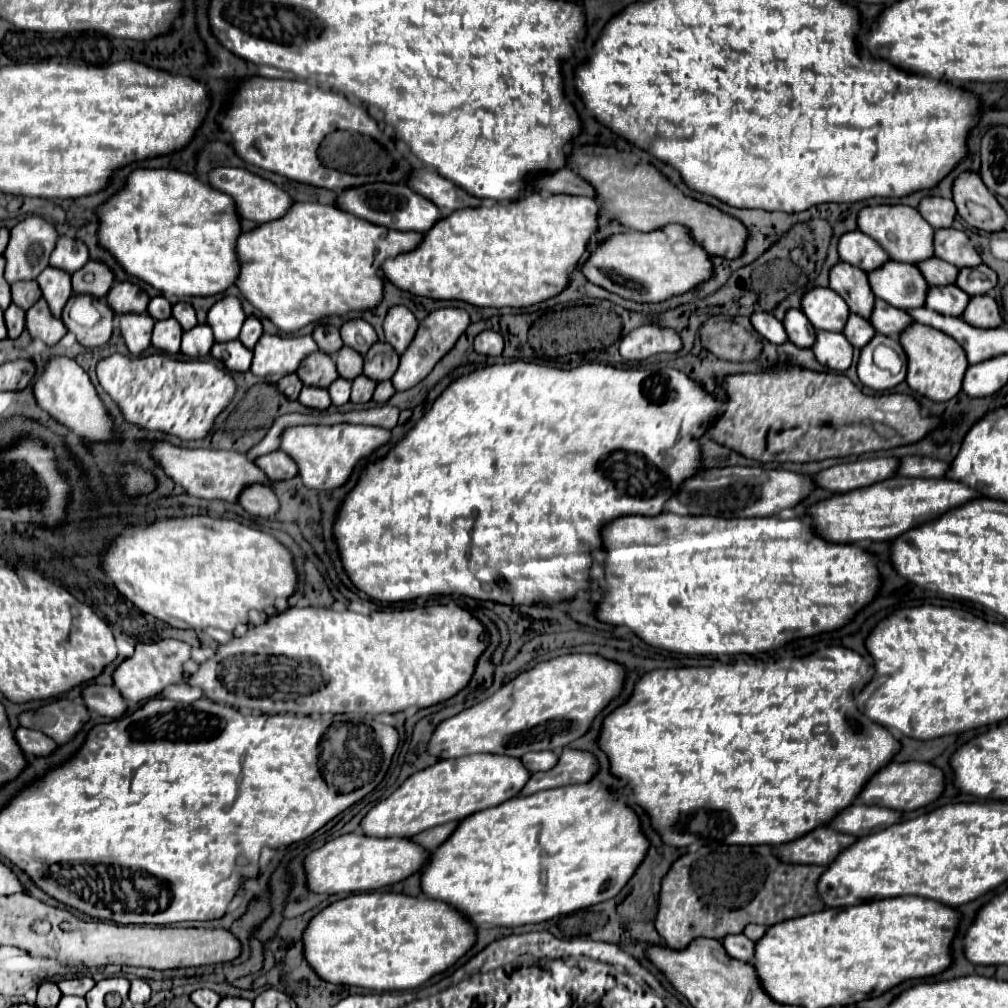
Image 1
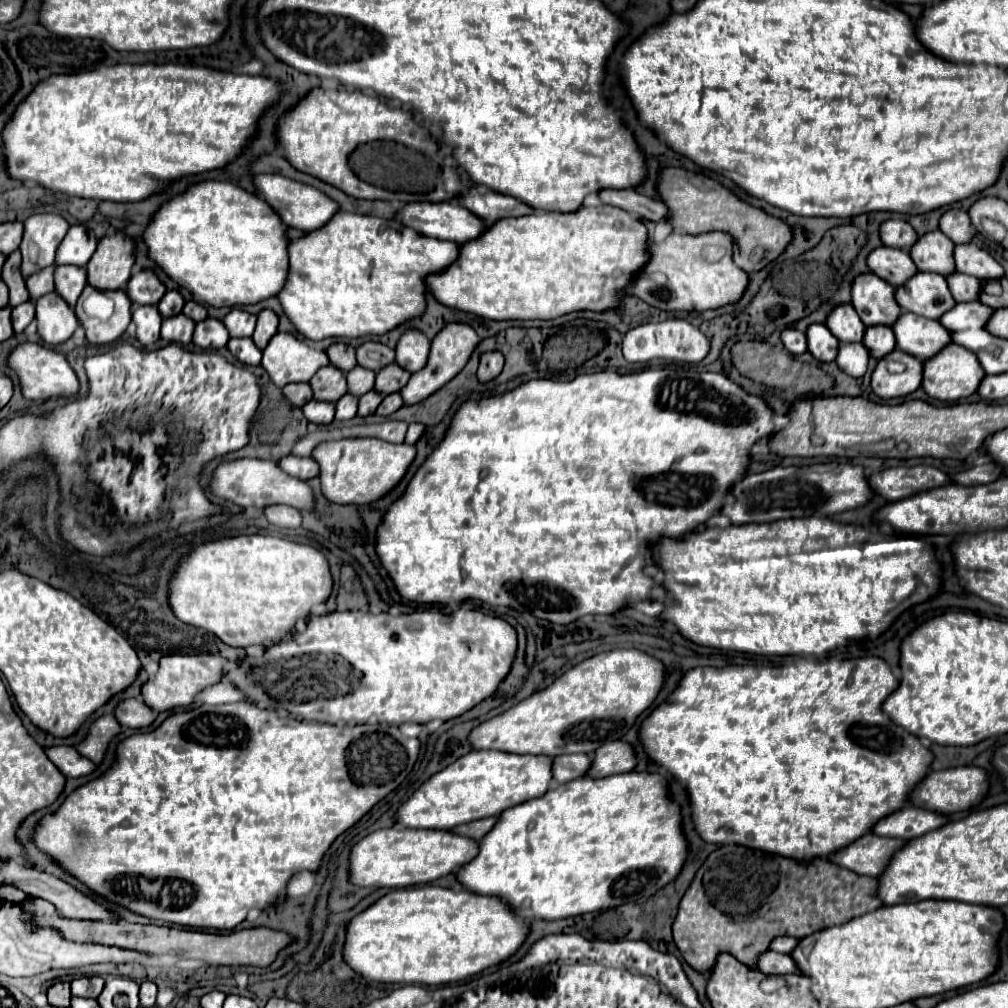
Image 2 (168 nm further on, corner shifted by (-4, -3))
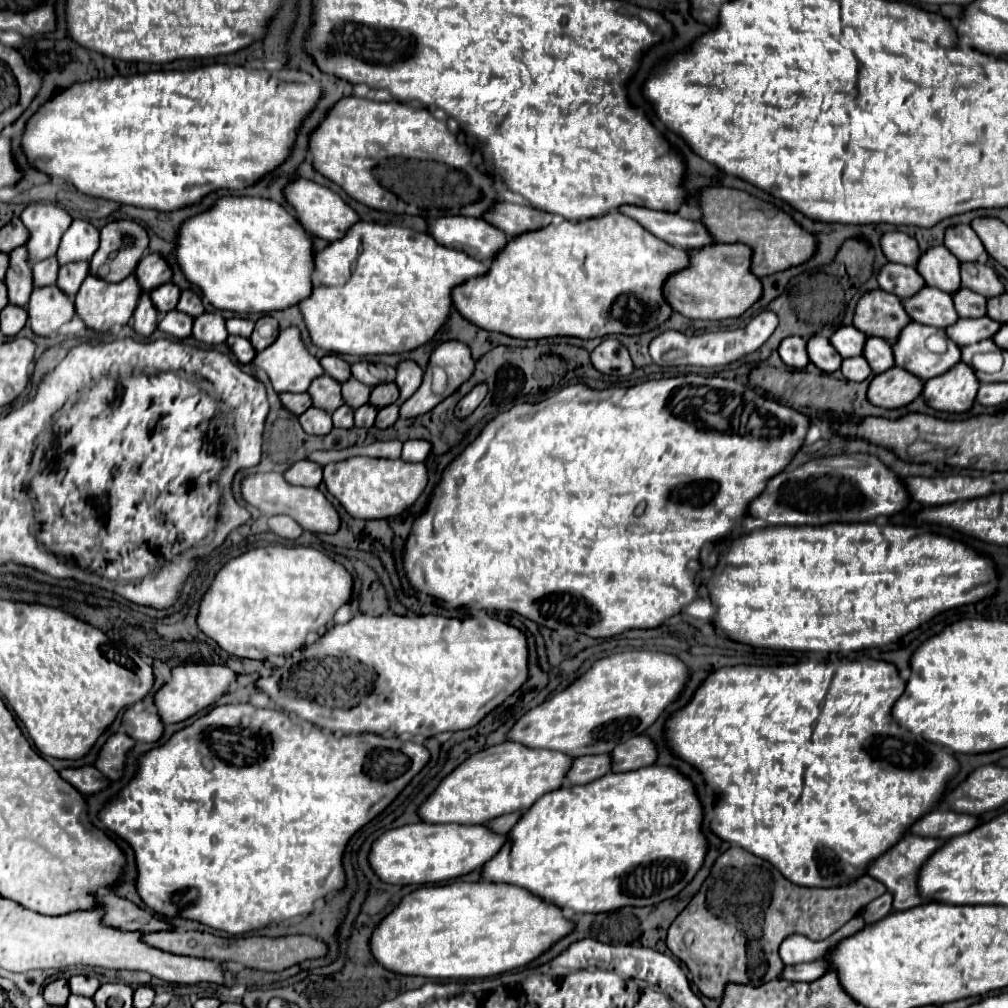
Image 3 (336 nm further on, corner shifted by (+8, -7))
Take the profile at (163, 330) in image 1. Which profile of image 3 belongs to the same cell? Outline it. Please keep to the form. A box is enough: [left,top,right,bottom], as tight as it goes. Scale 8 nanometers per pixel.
[159,309,193,339]

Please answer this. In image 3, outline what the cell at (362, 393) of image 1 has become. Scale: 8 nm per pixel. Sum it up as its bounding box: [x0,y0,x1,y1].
[355,403,377,427]

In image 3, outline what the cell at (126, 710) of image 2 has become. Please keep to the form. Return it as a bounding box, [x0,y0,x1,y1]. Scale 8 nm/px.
[123,696,165,743]

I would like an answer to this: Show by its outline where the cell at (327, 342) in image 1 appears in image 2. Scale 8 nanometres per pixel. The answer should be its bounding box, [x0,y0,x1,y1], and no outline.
[327,343,357,373]

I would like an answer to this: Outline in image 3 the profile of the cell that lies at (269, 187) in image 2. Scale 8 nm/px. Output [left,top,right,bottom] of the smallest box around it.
[285,179,359,241]

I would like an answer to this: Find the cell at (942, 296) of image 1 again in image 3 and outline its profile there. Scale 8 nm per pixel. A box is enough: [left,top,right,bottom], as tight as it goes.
[947,317,1001,347]

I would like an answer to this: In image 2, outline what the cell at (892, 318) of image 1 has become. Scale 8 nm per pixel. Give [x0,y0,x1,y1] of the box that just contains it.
[891,313,951,361]

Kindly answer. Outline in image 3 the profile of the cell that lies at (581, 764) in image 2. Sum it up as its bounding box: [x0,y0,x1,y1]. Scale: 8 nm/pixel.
[567,755,609,783]

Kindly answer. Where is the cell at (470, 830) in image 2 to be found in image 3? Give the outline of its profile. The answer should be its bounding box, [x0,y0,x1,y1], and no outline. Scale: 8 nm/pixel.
[487,811,523,833]

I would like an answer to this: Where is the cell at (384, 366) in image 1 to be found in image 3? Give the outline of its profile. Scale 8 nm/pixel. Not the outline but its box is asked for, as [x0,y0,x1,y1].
[369,383,399,409]

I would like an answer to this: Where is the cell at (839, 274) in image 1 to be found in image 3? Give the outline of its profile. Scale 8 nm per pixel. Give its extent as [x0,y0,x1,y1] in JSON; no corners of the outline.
[853,289,911,343]

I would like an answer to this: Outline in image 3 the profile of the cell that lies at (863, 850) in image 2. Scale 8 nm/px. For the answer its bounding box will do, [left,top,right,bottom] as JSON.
[869,835,945,911]

